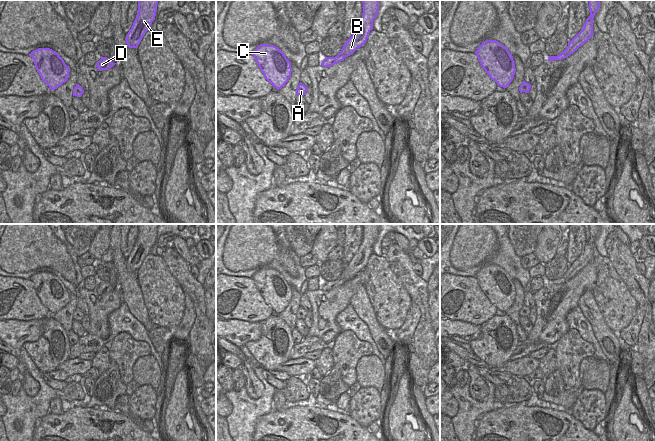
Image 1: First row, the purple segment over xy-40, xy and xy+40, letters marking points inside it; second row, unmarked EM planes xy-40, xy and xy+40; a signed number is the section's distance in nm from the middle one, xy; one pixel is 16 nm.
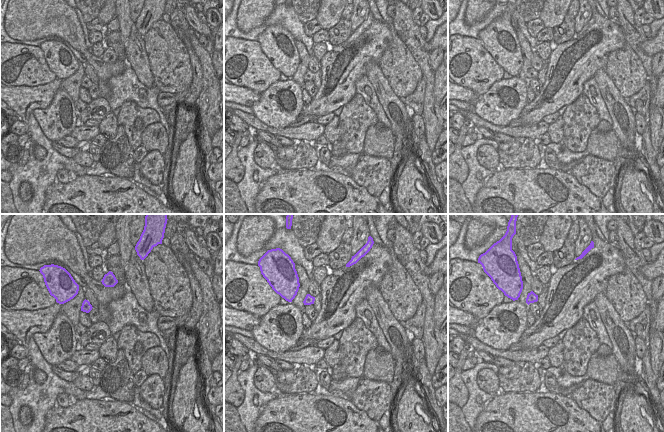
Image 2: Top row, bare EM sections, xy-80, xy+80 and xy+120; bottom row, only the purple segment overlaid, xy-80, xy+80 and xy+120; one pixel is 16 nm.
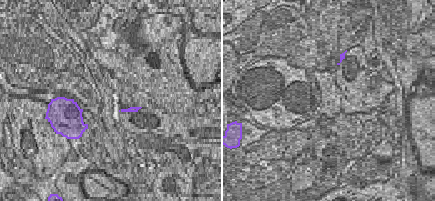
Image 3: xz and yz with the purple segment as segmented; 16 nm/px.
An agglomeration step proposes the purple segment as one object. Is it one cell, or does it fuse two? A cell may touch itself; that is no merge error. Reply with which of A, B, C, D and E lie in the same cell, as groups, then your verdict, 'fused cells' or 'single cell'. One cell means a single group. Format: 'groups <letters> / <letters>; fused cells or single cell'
groups A B C D E; single cell

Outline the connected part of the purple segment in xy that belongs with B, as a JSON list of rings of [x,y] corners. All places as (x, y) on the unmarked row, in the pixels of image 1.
[[[362,224],[362,227],[363,237],[358,251],[353,256],[352,260],[344,267],[337,280],[326,281],[322,285],[321,289],[323,291],[330,291],[343,285],[366,267],[369,257],[373,253],[373,245],[378,238],[379,224]]]

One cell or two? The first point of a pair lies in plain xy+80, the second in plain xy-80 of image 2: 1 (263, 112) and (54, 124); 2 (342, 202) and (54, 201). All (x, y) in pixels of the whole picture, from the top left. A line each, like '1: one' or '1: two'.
1: one
2: one

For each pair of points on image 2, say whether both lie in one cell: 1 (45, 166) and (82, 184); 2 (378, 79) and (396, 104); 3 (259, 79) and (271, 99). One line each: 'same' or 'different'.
1: different
2: same
3: different

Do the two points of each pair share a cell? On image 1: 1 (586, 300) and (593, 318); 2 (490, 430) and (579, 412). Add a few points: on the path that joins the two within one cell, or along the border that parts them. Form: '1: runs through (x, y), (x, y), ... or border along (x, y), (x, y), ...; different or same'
1: runs through (587, 304), (592, 314); same
2: border along (570, 414), (589, 429); different

